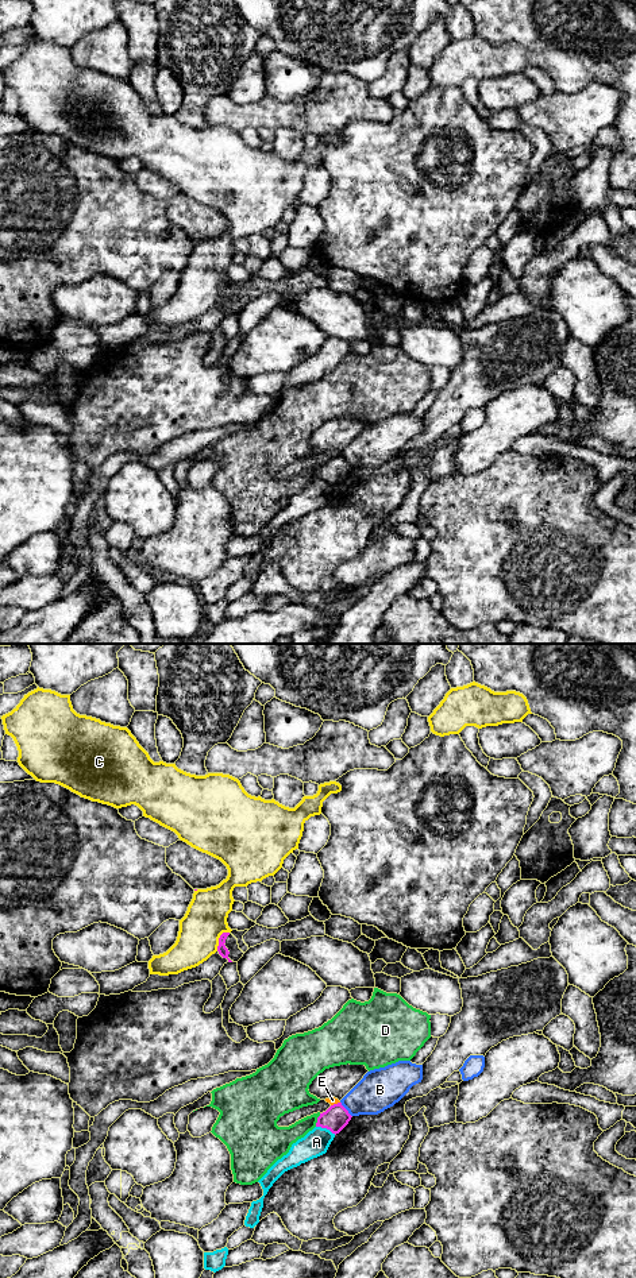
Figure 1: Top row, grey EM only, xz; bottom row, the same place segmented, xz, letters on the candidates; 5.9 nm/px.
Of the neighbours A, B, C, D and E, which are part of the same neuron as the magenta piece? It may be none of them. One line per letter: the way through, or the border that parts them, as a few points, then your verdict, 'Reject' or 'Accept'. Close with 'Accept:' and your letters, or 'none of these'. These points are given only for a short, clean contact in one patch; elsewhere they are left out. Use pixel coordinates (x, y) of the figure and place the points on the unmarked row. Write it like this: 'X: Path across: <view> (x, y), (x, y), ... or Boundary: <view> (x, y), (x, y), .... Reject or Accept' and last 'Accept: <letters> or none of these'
A: Reject
B: Boundary: xz (340, 454), (351, 468). Reject
C: Reject
D: Reject
E: Boundary: xz (339, 454), (331, 458). Reject
Accept: none of these

